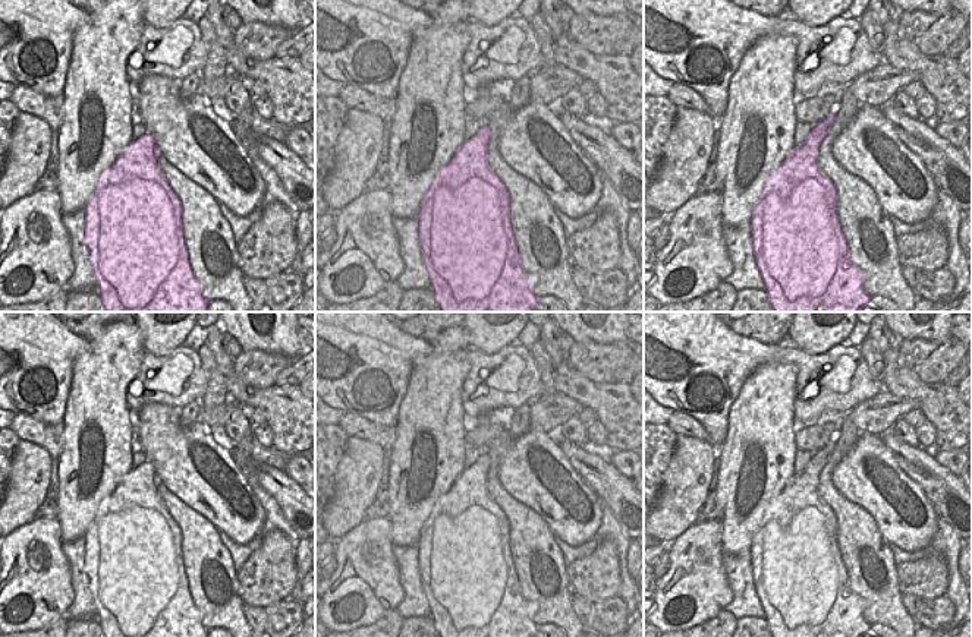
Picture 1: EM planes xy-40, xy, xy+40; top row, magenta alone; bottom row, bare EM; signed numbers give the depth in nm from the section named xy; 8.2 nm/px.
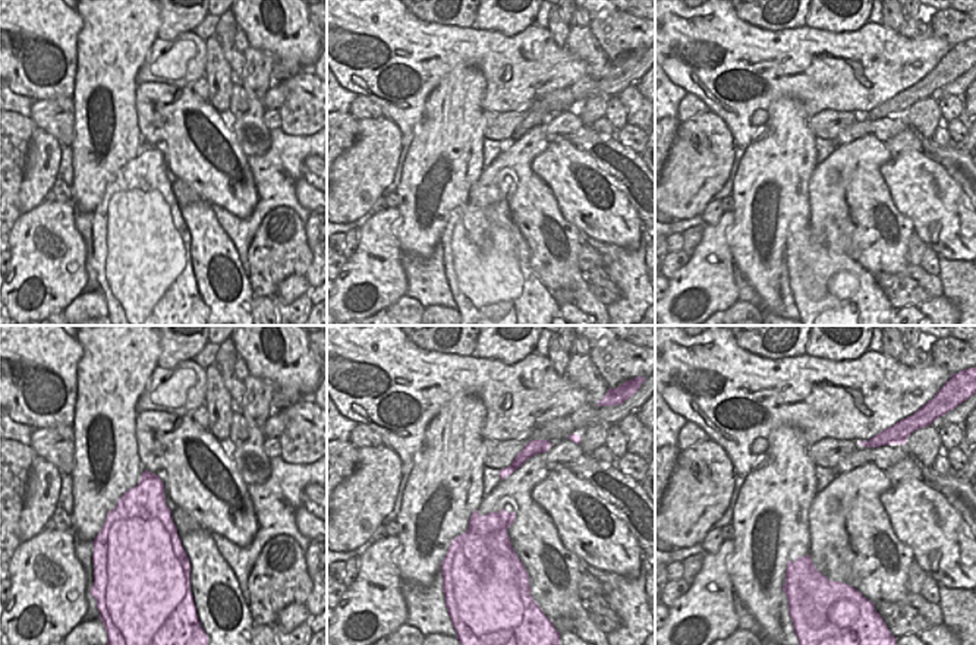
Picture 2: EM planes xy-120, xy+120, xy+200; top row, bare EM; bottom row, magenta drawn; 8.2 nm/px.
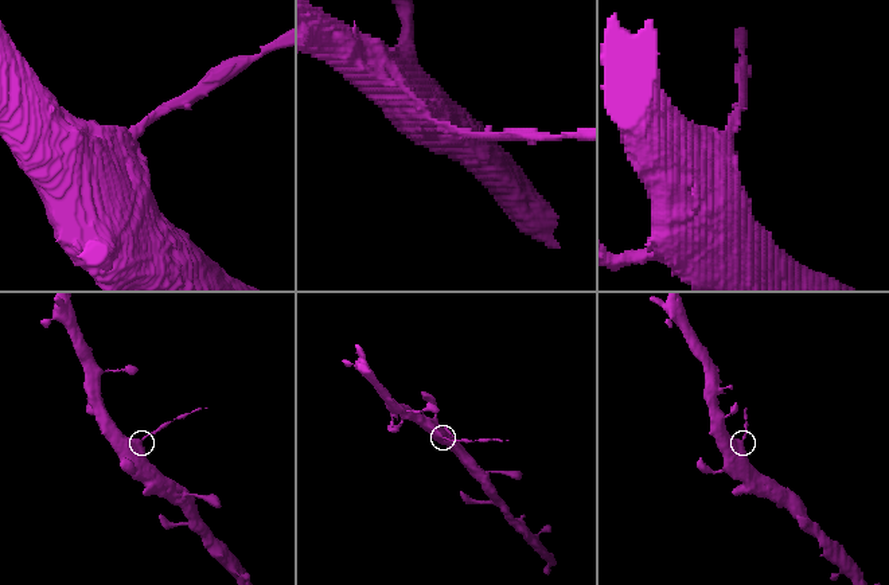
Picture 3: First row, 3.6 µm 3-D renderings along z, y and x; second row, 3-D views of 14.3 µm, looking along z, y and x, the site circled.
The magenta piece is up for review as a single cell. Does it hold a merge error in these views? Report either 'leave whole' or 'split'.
split

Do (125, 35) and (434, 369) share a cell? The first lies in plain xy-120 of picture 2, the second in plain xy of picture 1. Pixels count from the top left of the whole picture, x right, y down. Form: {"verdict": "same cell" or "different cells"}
{"verdict": "same cell"}

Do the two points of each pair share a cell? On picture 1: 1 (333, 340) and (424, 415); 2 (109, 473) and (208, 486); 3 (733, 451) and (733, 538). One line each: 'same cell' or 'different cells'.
1: different cells
2: different cells
3: same cell

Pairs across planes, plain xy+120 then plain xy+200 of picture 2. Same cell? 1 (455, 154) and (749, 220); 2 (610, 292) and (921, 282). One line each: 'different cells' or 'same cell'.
1: same cell
2: same cell

